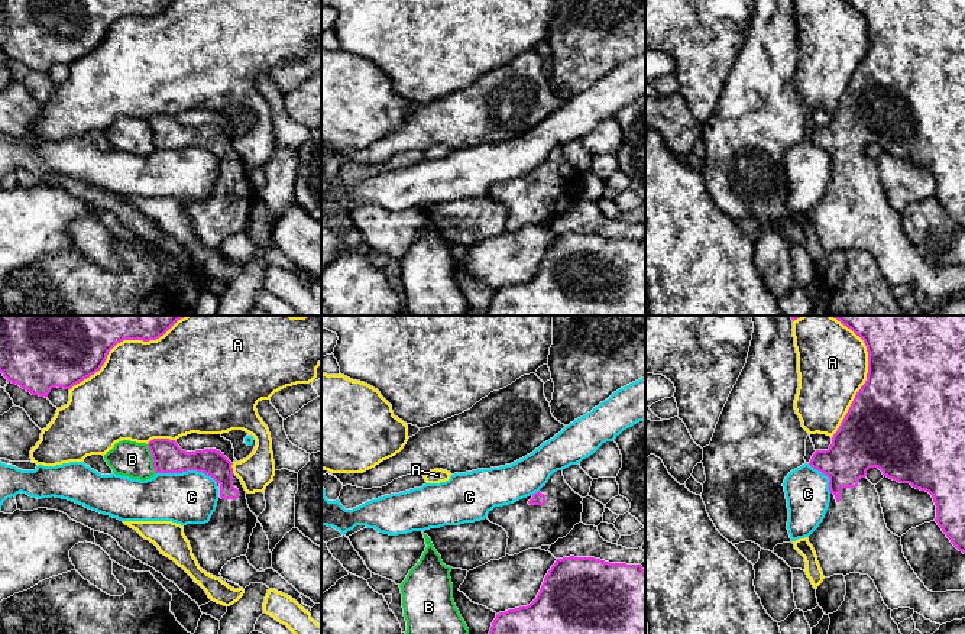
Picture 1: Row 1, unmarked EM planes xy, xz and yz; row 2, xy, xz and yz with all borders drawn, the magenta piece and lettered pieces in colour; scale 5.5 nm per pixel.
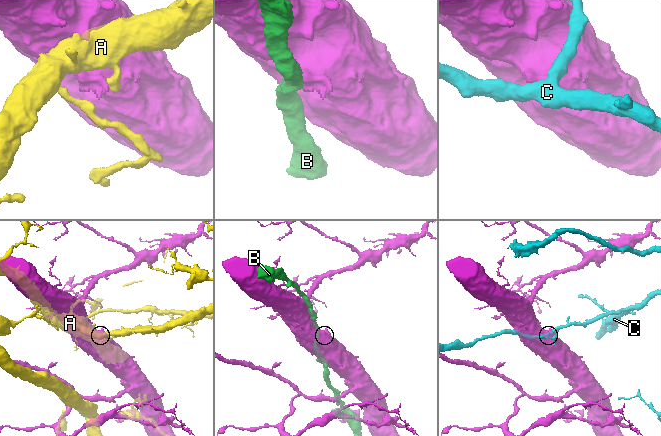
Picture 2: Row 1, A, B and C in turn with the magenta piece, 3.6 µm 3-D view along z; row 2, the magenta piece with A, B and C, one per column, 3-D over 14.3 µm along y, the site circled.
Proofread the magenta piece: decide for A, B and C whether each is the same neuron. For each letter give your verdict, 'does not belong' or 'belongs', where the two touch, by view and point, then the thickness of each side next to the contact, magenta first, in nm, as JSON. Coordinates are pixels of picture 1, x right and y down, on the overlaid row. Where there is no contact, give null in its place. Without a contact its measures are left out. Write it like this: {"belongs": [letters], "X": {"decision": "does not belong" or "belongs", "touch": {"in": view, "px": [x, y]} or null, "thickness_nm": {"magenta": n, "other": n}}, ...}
{"belongs": [], "A": {"decision": "does not belong", "touch": {"in": "yz", "px": [868, 372]}, "thickness_nm": {"magenta": 500, "other": 400}}, "B": {"decision": "does not belong", "touch": {"in": "xy", "px": [154, 459]}, "thickness_nm": {"magenta": 180, "other": 200}}, "C": {"decision": "does not belong", "touch": {"in": "xy", "px": [187, 469]}, "thickness_nm": {"magenta": 180, "other": 300}}}

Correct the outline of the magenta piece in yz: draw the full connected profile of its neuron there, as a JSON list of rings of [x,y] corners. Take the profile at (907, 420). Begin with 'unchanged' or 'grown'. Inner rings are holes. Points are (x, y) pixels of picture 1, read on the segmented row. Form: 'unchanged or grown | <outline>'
grown | [[[830,316],[841,321],[843,326],[851,329],[856,336],[859,336],[868,352],[868,373],[867,381],[856,392],[845,418],[842,420],[838,431],[832,437],[832,444],[828,450],[816,450],[809,462],[809,465],[822,472],[829,478],[830,502],[825,514],[823,521],[819,527],[807,537],[809,543],[813,546],[817,562],[825,578],[833,575],[849,575],[861,573],[868,575],[884,604],[888,609],[910,608],[914,612],[923,615],[936,624],[946,624],[953,620],[965,618],[965,589],[964,591],[946,591],[946,592],[932,592],[924,583],[917,578],[911,566],[903,553],[901,537],[893,534],[885,524],[883,508],[880,504],[880,496],[872,485],[865,476],[870,468],[878,468],[884,476],[897,481],[900,483],[910,483],[913,488],[926,491],[932,495],[936,505],[935,521],[951,540],[951,543],[965,554],[965,316]]]

